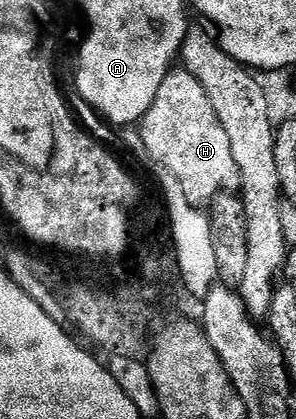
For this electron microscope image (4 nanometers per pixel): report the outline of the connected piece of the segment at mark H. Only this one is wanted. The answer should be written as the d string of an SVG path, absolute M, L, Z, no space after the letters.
M176 68L162 79L158 95L154 95L154 103L138 122L138 128L142 143L146 143L148 157L178 179L192 205L208 207L219 198L216 197L219 193L240 189L238 163L234 163L230 138L222 131L222 123L218 123L218 115L214 115L214 107L210 107L202 83L183 68Z

